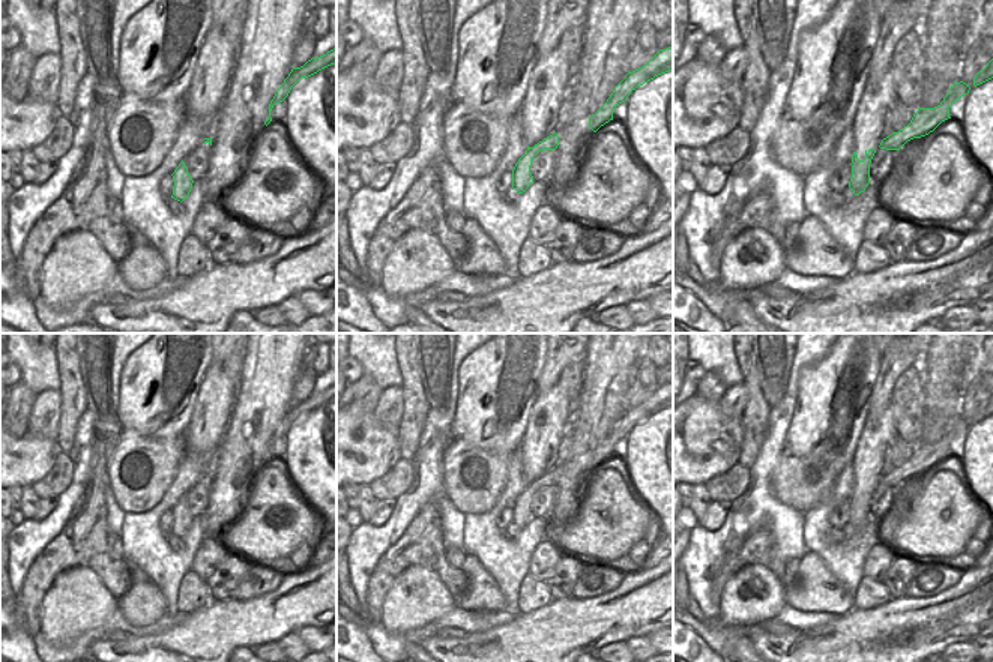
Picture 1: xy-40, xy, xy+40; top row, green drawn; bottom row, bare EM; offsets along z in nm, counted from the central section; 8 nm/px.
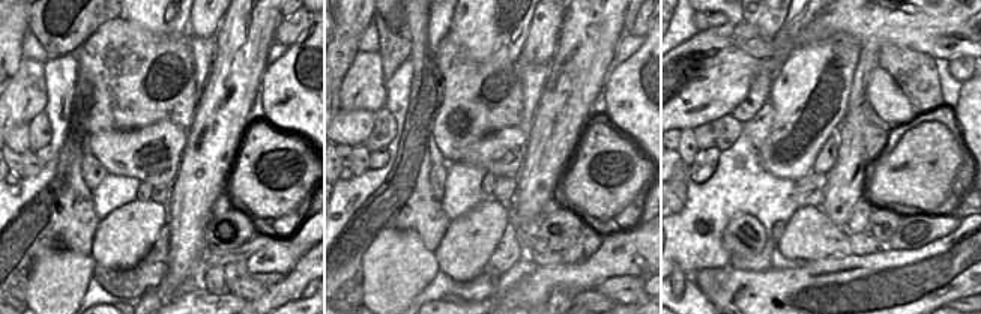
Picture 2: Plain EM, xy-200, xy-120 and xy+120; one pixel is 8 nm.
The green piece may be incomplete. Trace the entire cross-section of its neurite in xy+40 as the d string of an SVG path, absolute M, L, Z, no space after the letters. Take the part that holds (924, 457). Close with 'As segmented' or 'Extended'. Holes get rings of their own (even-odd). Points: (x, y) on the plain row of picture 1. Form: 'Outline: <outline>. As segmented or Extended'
Outline: M955 417L937 443L918 444L910 459L900 465L898 468L892 468L889 473L883 474L879 483L886 486L900 486L907 477L928 471L942 458L951 455L949 453L951 441L961 432L966 432L969 426L970 423L966 419Z. As segmented.

